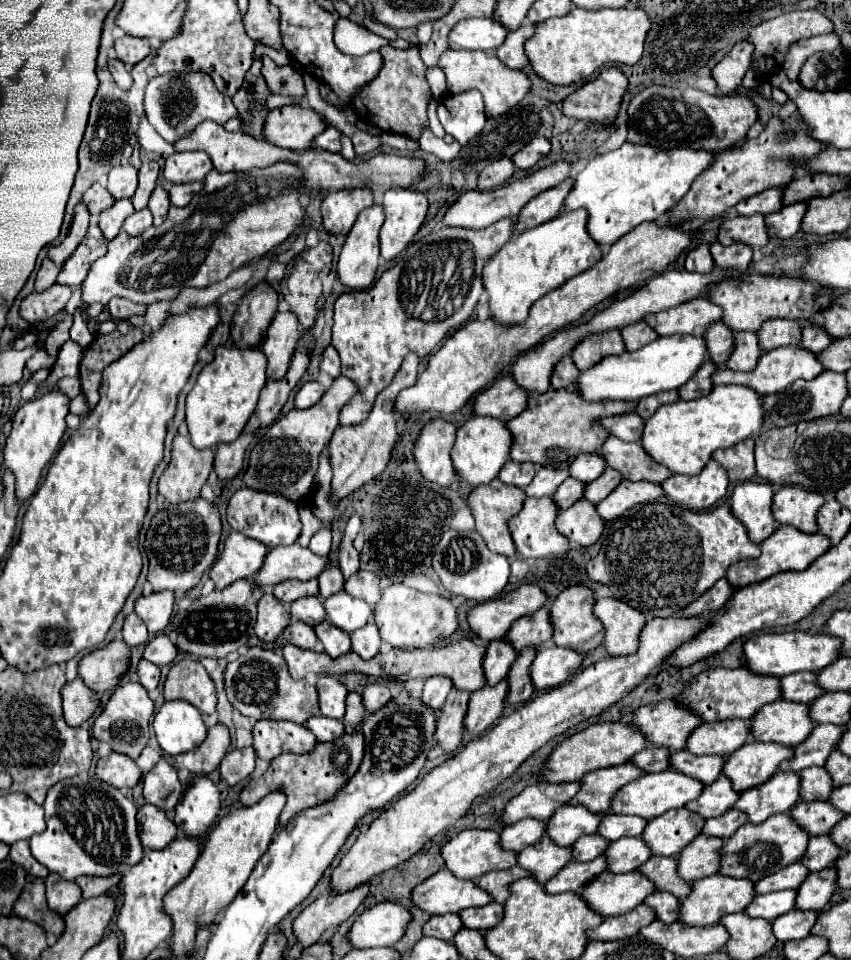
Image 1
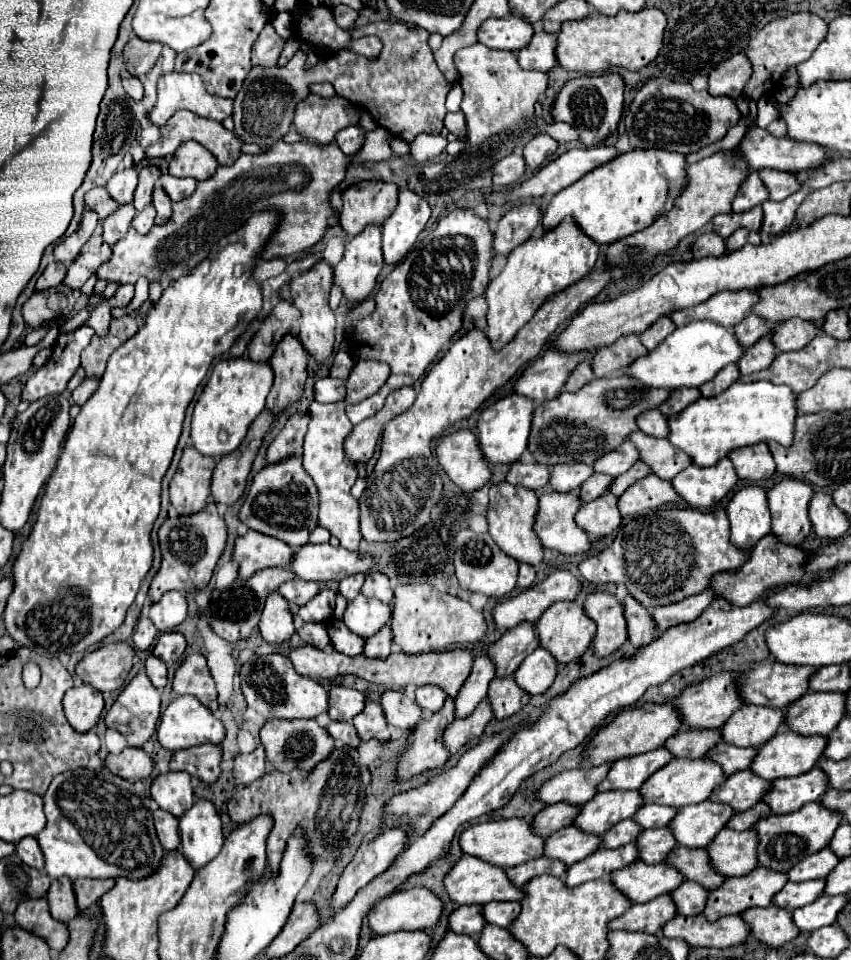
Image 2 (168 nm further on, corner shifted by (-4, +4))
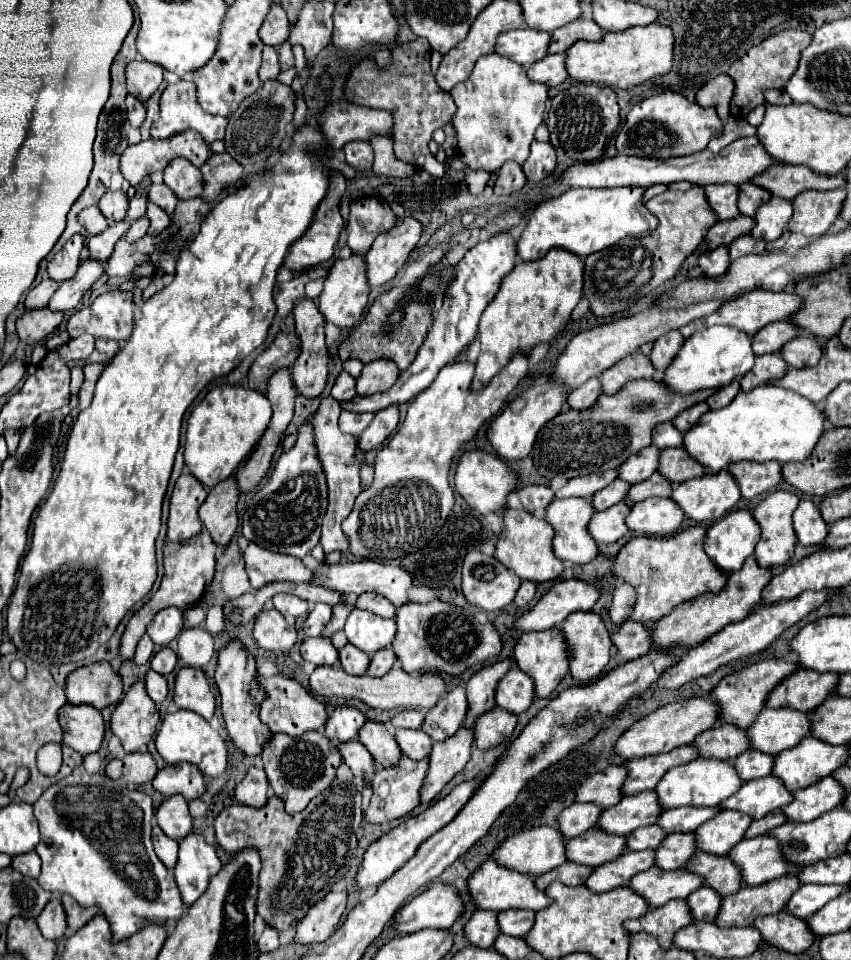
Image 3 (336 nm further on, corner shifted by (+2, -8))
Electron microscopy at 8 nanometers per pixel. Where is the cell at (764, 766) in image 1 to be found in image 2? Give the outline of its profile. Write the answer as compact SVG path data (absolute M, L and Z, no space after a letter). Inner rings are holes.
M781 730L779 736L759 748L751 770L765 780L799 776L817 764L825 746L827 736L801 736L793 730Z

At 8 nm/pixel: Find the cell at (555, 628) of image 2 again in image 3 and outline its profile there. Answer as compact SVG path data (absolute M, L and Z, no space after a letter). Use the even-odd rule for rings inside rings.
M559 626L541 632L525 632L515 646L513 660L525 674L533 678L535 692L539 698L547 698L557 688L557 684L569 674L569 646L565 644L565 636Z

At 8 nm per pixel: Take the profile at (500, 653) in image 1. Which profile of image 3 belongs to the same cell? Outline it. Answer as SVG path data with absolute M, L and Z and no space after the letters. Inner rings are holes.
M455 686L453 690L447 692L443 700L439 700L425 716L423 730L437 742L451 738L465 720L467 712L467 696L465 696L465 686Z

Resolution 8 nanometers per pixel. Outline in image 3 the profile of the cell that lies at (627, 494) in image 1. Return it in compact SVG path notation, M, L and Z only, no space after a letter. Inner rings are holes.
M647 498L635 502L627 516L627 526L635 534L669 536L675 534L683 522L683 510L671 498Z

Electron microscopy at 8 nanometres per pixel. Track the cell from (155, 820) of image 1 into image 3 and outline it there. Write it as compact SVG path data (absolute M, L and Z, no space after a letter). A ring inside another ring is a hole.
M153 826L153 846L157 856L163 860L163 864L171 870L177 862L177 842L169 836L159 826Z

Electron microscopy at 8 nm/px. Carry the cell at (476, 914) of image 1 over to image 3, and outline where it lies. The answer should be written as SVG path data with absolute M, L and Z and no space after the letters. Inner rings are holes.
M505 910L497 914L497 922L499 922L501 934L523 938L535 922L535 912L533 910Z

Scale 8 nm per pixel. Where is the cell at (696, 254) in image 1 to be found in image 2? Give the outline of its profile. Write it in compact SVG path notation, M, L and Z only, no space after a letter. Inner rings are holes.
M715 232L709 234L701 234L697 238L697 242L693 244L693 256L699 258L707 258L707 256L723 256L727 252L725 248L725 240L721 236L717 236Z

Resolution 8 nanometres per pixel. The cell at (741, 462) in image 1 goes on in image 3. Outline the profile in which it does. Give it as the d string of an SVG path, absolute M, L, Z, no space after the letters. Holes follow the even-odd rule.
M737 462L729 466L731 476L737 480L743 498L753 498L761 492L775 488L781 482L781 464L777 462Z

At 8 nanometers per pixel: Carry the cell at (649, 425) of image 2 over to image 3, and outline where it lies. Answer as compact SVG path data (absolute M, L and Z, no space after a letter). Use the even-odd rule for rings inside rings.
M671 422L657 424L657 428L653 428L653 446L663 450L663 448L681 446L681 442L683 442L683 434Z

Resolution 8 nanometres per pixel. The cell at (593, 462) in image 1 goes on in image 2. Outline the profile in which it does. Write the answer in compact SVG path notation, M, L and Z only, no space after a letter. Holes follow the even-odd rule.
M625 442L615 452L601 456L601 460L597 460L593 468L595 468L595 472L601 472L601 474L619 476L619 474L627 472L637 460L639 460L639 450L631 442Z

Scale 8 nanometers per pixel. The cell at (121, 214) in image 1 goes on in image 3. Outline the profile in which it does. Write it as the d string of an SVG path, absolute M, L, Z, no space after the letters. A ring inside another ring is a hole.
M121 220L117 224L111 224L105 232L97 234L97 236L91 236L89 238L89 252L91 252L91 258L95 260L101 260L101 262L107 262L109 256L113 254L113 246L115 242L129 230L129 222Z

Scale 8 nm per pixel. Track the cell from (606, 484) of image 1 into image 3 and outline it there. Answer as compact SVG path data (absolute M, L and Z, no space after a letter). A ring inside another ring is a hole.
M655 472L653 476L649 476L649 480L633 484L627 492L627 500L639 502L651 496L669 496L669 494L671 494L671 482L667 482L661 474Z

